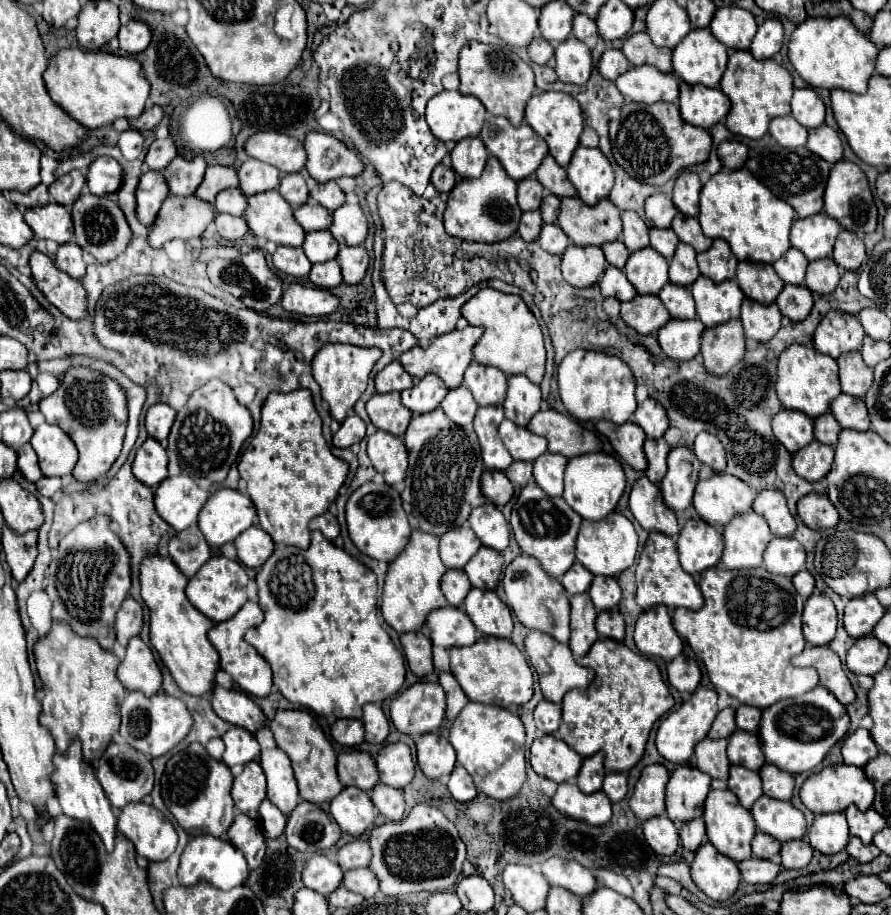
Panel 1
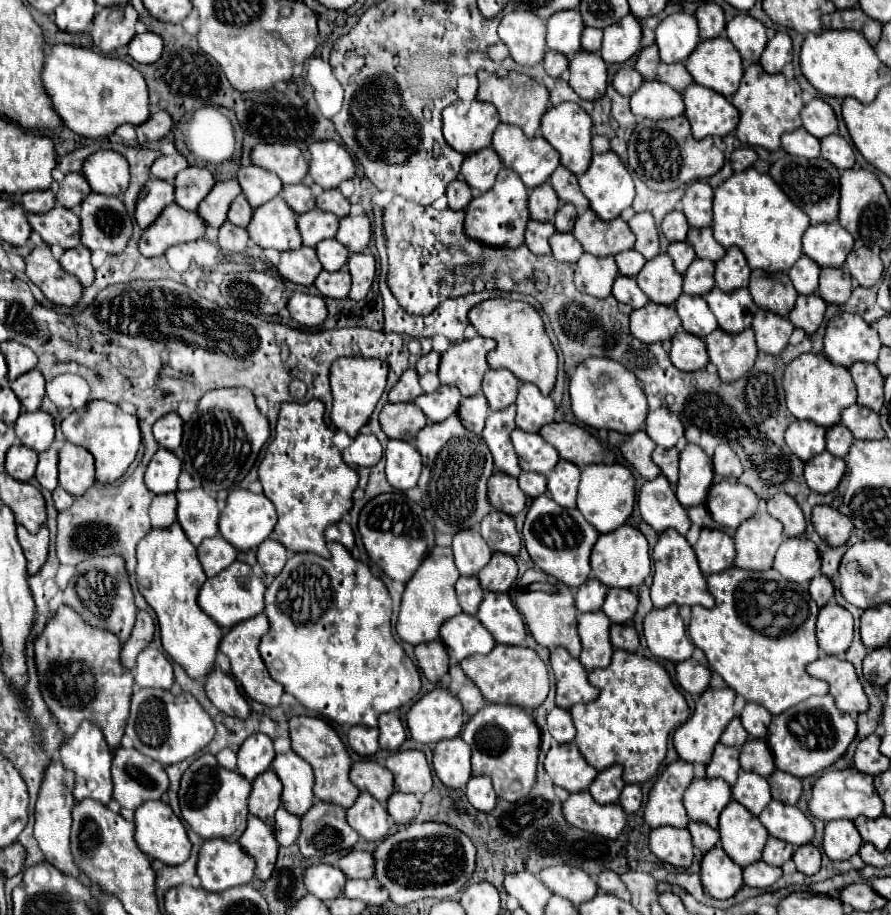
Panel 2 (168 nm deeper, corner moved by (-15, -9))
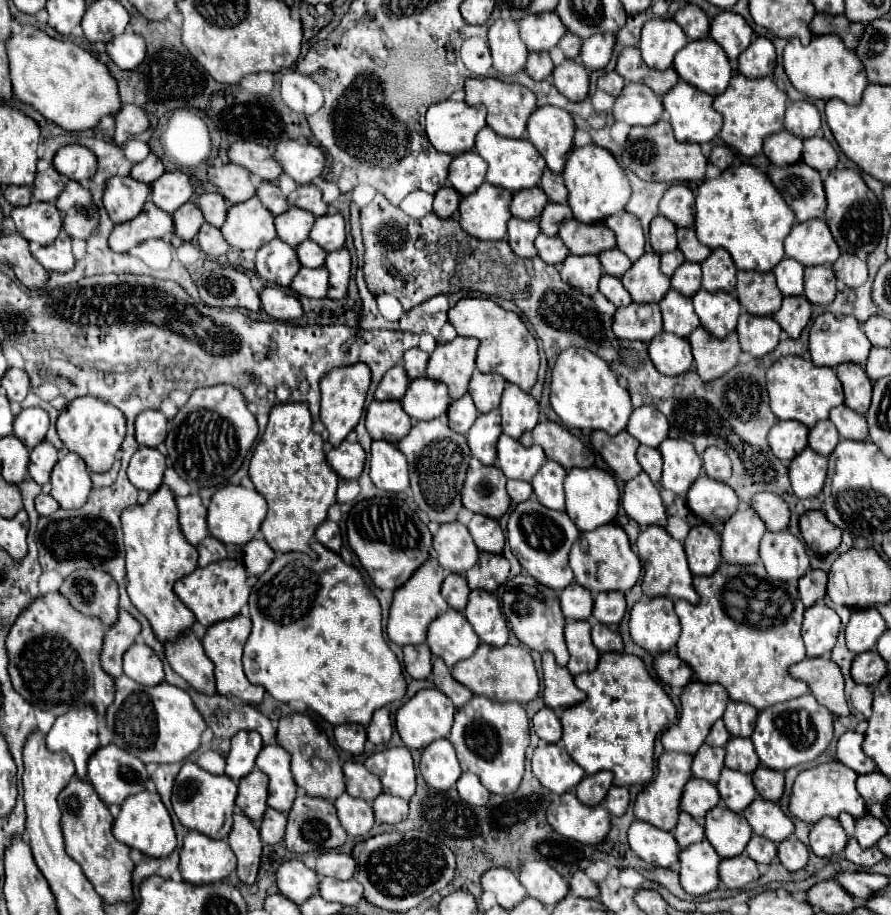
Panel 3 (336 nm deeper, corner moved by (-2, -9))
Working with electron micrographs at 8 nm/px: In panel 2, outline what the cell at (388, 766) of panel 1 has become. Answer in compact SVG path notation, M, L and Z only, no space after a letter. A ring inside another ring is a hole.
M397 751L387 757L385 767L393 773L393 792L425 795L433 785L423 751Z

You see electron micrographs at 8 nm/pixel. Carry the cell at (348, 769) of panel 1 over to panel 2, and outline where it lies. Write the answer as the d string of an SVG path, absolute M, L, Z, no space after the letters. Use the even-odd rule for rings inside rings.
M359 761L351 767L351 783L357 785L361 793L371 793L379 801L387 801L393 793L393 775L387 767L377 761Z

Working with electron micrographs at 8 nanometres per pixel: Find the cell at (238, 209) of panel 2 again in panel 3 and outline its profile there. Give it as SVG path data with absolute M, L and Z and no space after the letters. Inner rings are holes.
M204 193L204 195L196 197L194 203L202 211L206 223L210 223L214 227L220 227L224 223L228 203L226 203L226 199L222 195L218 195L218 193Z

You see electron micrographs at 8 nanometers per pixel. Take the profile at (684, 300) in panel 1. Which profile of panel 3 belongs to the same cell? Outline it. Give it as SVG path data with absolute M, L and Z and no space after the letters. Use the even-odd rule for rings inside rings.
M670 289L660 301L660 311L664 319L664 331L678 337L688 337L696 327L700 327L698 315L694 313L692 299Z

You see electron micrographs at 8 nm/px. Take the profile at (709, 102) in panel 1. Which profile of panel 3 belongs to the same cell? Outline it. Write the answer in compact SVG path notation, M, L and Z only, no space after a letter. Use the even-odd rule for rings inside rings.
M678 81L662 97L662 105L676 141L708 143L720 133L722 117L714 111L712 97L686 81Z

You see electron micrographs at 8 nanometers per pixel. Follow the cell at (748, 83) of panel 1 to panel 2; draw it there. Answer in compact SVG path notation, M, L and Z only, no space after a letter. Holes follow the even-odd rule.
M753 63L745 67L743 79L735 95L731 97L731 103L739 109L741 119L735 129L737 139L751 147L763 147L767 151L777 151L781 147L781 135L787 131L795 131L801 127L801 87L795 79L787 79L783 73L769 75L759 63Z

